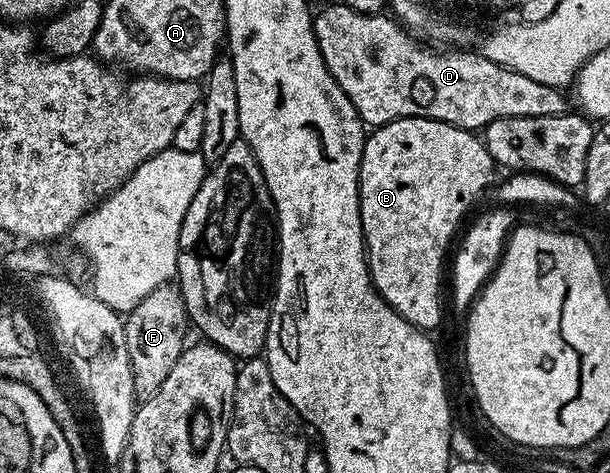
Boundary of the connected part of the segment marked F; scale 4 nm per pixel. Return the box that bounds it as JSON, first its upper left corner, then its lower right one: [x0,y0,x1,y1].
[124,283,188,402]

